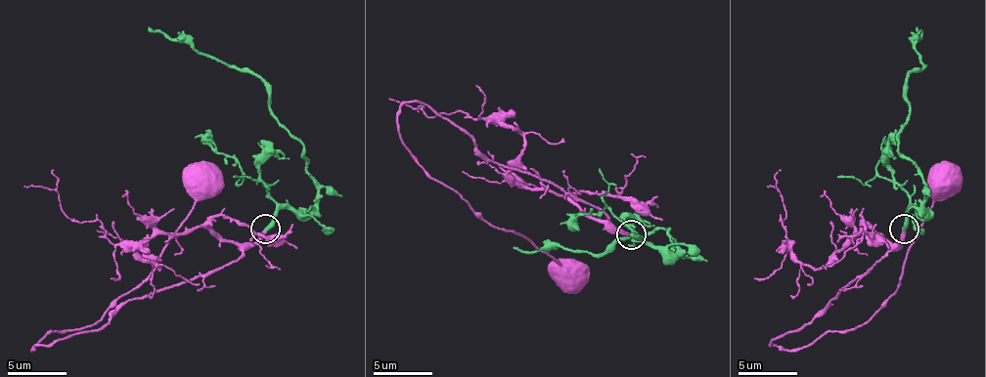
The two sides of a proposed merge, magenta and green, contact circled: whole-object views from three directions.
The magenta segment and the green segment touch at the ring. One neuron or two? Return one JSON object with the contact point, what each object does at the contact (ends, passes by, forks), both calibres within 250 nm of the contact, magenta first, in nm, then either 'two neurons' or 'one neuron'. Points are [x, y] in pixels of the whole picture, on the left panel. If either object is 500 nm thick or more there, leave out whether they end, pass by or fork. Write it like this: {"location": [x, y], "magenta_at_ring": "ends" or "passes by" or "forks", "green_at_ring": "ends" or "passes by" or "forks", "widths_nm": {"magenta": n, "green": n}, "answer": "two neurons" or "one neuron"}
{"location": [265, 229], "magenta_at_ring": "ends", "green_at_ring": "ends", "widths_nm": {"magenta": 340, "green": 360}, "answer": "one neuron"}

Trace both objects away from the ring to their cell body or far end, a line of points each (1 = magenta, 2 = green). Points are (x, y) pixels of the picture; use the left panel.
1: (266, 230), (231, 263), (31, 348), (49, 330), (90, 327), (131, 292), (193, 207), (199, 175)
2: (266, 228), (284, 207), (307, 210), (316, 201), (304, 146), (278, 119), (269, 90), (254, 75), (149, 25)

